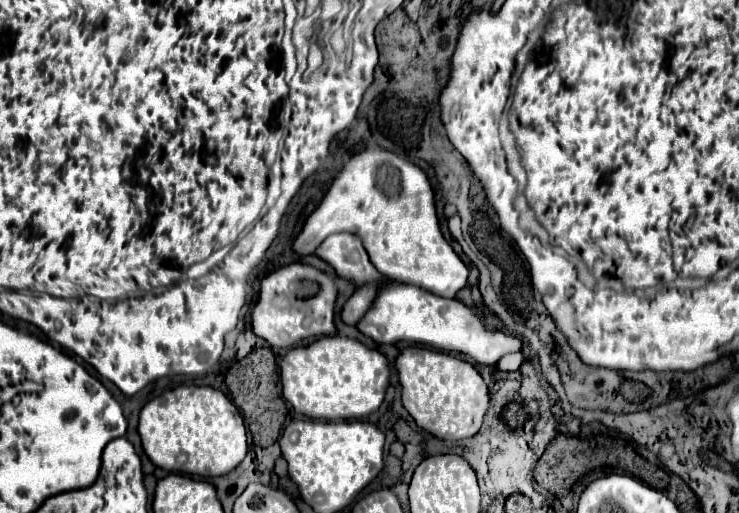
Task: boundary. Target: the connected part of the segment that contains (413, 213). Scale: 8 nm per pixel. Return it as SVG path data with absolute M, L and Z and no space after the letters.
M366 148L362 152L356 152L340 168L330 190L324 194L322 202L306 218L302 232L292 242L292 250L298 256L314 254L314 250L320 246L320 242L326 236L338 234L338 232L350 232L350 234L360 236L370 256L370 262L386 278L392 278L404 284L414 284L442 298L454 298L456 292L464 288L466 284L466 268L462 266L460 258L456 256L456 252L450 248L450 244L444 240L440 232L440 224L436 218L436 206L434 206L434 190L430 186L430 180L418 166L409 162L404 156L396 156L390 150Z

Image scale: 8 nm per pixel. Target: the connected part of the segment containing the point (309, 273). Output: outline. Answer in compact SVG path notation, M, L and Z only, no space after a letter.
M298 262L282 266L260 280L258 302L252 310L252 332L274 348L292 348L304 338L336 334L334 302L336 288L332 274Z

